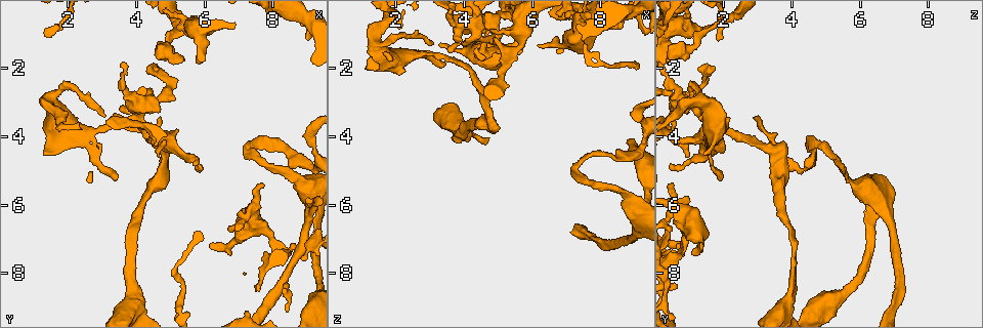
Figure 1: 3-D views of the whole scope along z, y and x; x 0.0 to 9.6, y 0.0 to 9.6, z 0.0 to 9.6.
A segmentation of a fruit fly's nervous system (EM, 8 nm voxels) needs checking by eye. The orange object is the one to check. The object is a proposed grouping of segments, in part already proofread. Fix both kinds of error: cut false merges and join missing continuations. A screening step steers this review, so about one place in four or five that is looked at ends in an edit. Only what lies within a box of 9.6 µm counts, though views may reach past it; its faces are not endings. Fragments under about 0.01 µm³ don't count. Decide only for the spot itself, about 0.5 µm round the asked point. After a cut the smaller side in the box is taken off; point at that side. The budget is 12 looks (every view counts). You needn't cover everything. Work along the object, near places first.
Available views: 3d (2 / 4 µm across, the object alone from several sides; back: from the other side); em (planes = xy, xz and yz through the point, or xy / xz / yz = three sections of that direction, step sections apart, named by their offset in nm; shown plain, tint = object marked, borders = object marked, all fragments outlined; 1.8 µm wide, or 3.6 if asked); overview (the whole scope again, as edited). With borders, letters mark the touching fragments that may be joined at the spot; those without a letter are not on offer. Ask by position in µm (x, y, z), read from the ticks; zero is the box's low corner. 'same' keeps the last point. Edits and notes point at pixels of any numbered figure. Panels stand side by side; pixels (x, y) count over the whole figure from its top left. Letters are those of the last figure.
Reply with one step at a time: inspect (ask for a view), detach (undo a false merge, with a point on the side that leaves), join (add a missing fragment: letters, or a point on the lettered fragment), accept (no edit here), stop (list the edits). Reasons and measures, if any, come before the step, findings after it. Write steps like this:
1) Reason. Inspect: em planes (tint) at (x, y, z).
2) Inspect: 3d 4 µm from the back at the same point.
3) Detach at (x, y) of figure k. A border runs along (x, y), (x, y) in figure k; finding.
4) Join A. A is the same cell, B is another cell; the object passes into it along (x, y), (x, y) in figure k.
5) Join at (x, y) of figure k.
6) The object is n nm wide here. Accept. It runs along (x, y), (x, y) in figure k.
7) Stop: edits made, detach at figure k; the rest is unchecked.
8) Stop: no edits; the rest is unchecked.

Abrupt turn. Inspect: 3d 2 µm at (7.25, 4.35, 4.95).

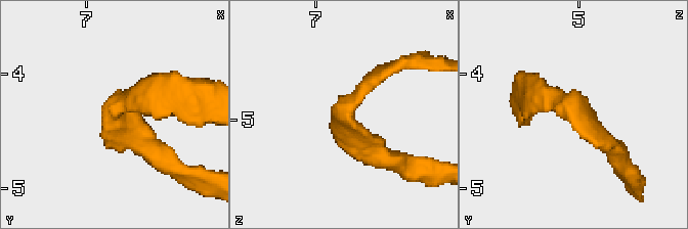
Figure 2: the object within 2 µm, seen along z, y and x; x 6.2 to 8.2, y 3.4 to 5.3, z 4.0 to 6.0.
The arms are 160, 180 nm wide. Inspect: em yz step 16 (tint) at (7.26, 4.28, 4.94).

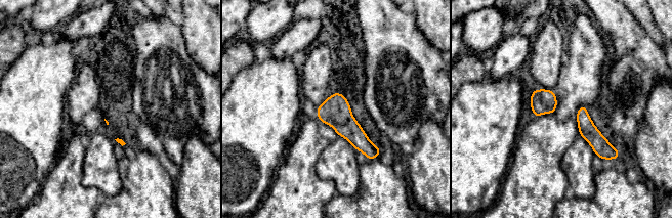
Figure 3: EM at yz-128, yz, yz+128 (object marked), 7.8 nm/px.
Cut it another way. Inspect: em planes (borders) at the same point.

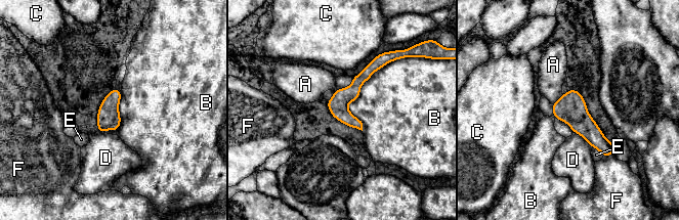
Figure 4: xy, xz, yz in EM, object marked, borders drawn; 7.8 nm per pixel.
Accept. A, B, C, D, E and F are other cells; a border runs along (394, 59), (348, 103), (362, 130) in figure 4; all the same neuron.

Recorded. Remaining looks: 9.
Sharp bend. Inspect: 3d 4 µm at (4.65, 4.10, 1.00).

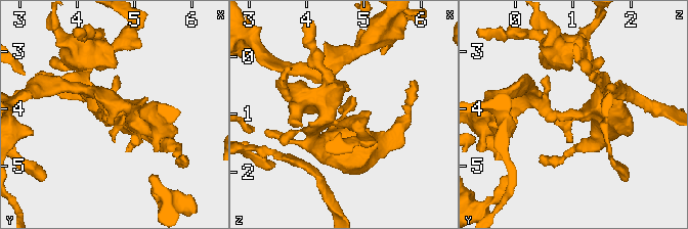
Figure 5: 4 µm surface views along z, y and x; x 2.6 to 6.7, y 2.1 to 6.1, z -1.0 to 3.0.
The arms are 170, 220 nm wide; shape alone is not enough. Inspect: em planes (borders) at (4.60, 4.10, 1.05).

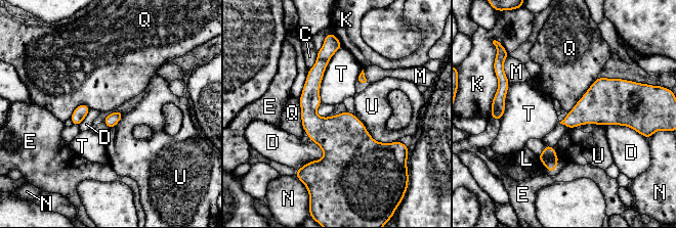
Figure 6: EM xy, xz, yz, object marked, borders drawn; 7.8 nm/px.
The longest contact is with T, 480 nm. Accept. C, D, E, K, L, M, N, Q, T and U are other cells; a border runs along (298, 100), (301, 126), (308, 136) in figure 6; continuous, no second neuron.

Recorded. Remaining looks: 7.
An open end. Inspect: em planes (tint) at (4.55, 2.10, 1.25).

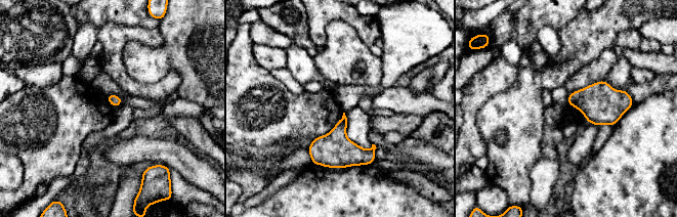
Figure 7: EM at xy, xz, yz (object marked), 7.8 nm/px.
Inspect: em planes (borders) at the same point.

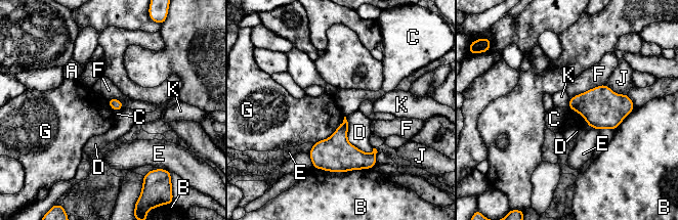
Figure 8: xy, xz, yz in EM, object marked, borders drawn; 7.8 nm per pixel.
Accept. A, B, C, D, E, F, G, J and K are other cells; a border runs along (344, 116), (328, 137), (314, 143) in figure 8; none of them fits.

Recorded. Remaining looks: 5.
Branch stops here. Inspect: em planes (borders) at (6.20, 7.25, 1.30).

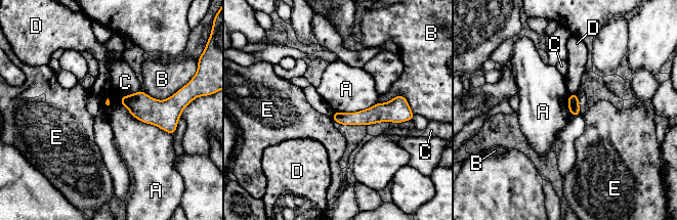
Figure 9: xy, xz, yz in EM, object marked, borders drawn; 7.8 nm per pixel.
Accept. A, B, C, D and E are other cells; it runs along (399, 105), (367, 117), (335, 117) in figure 9; no lettered fragment goes on from it.

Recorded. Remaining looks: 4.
Stop: no edits; the rest is unchecked.

